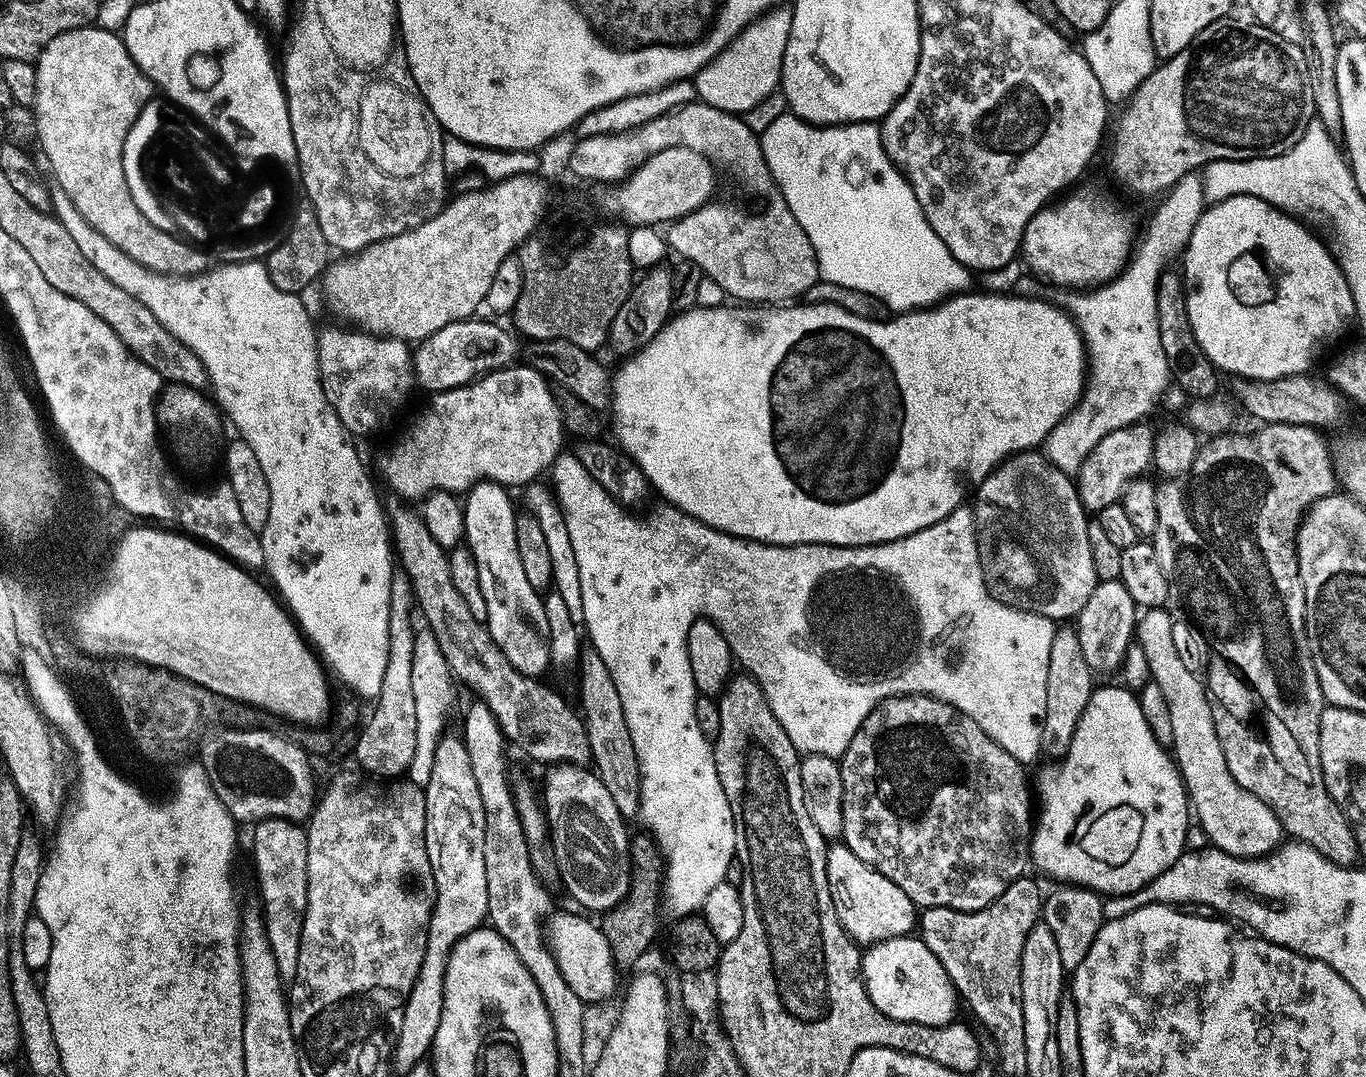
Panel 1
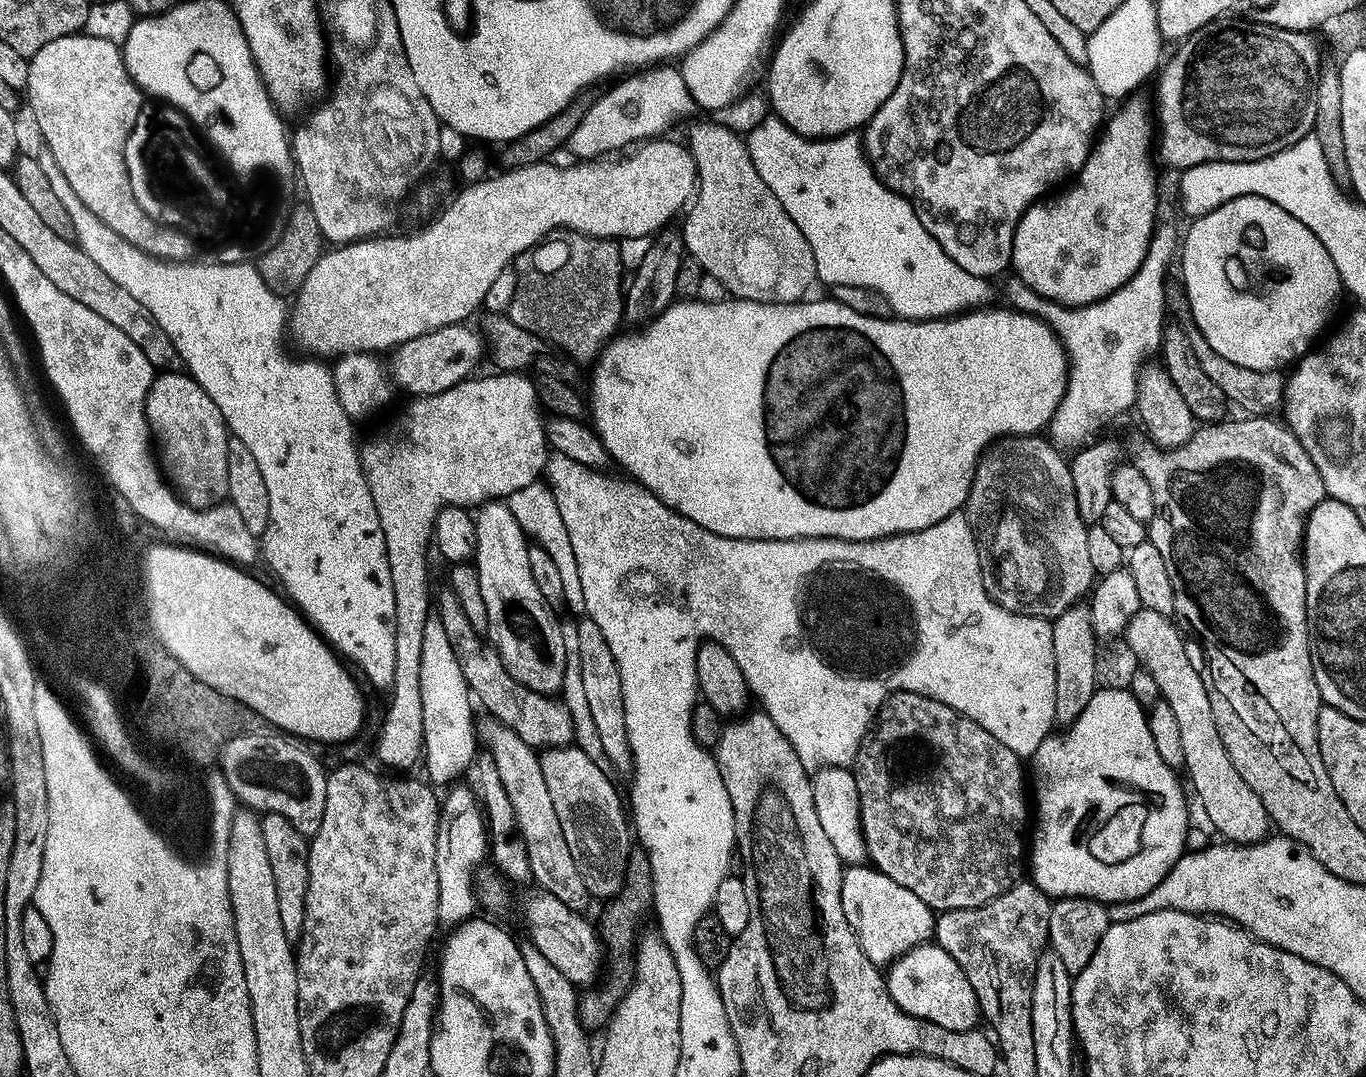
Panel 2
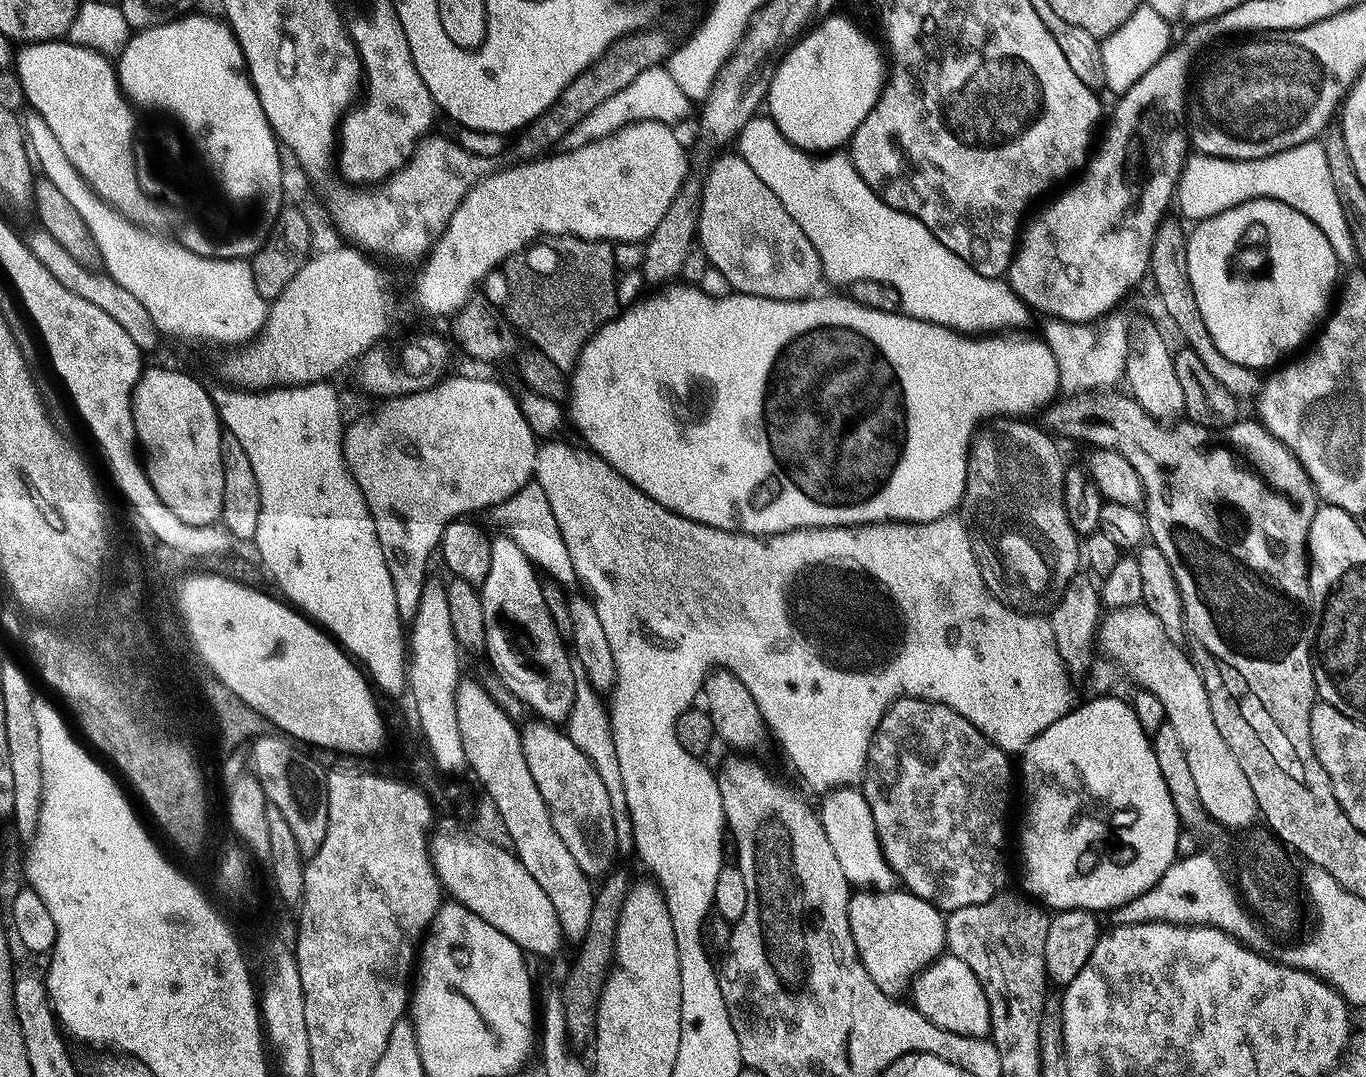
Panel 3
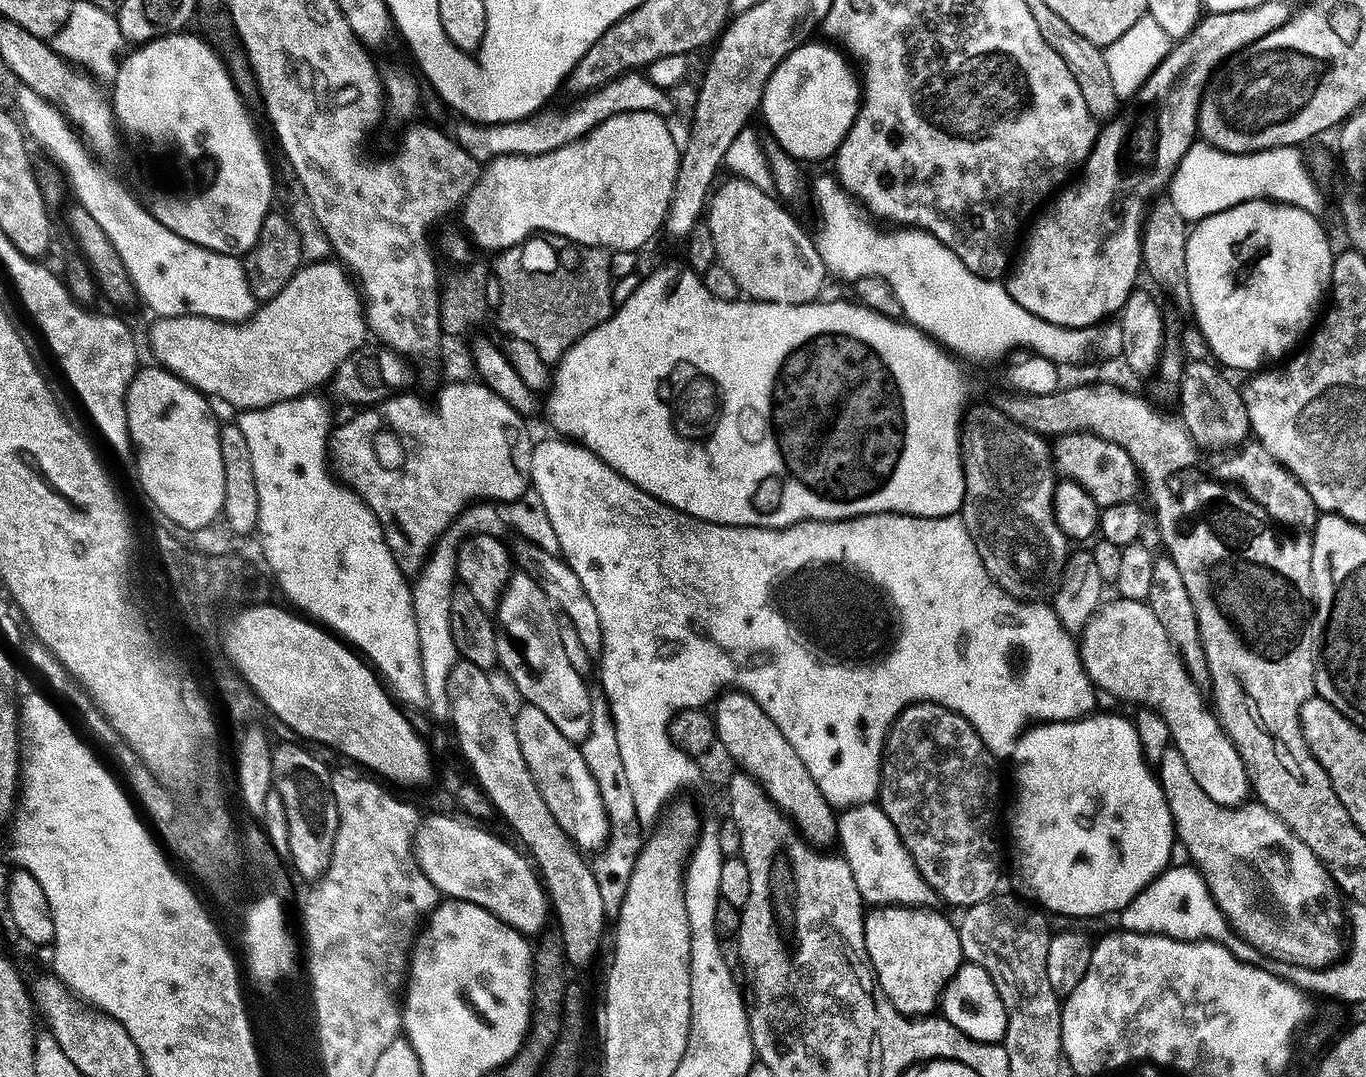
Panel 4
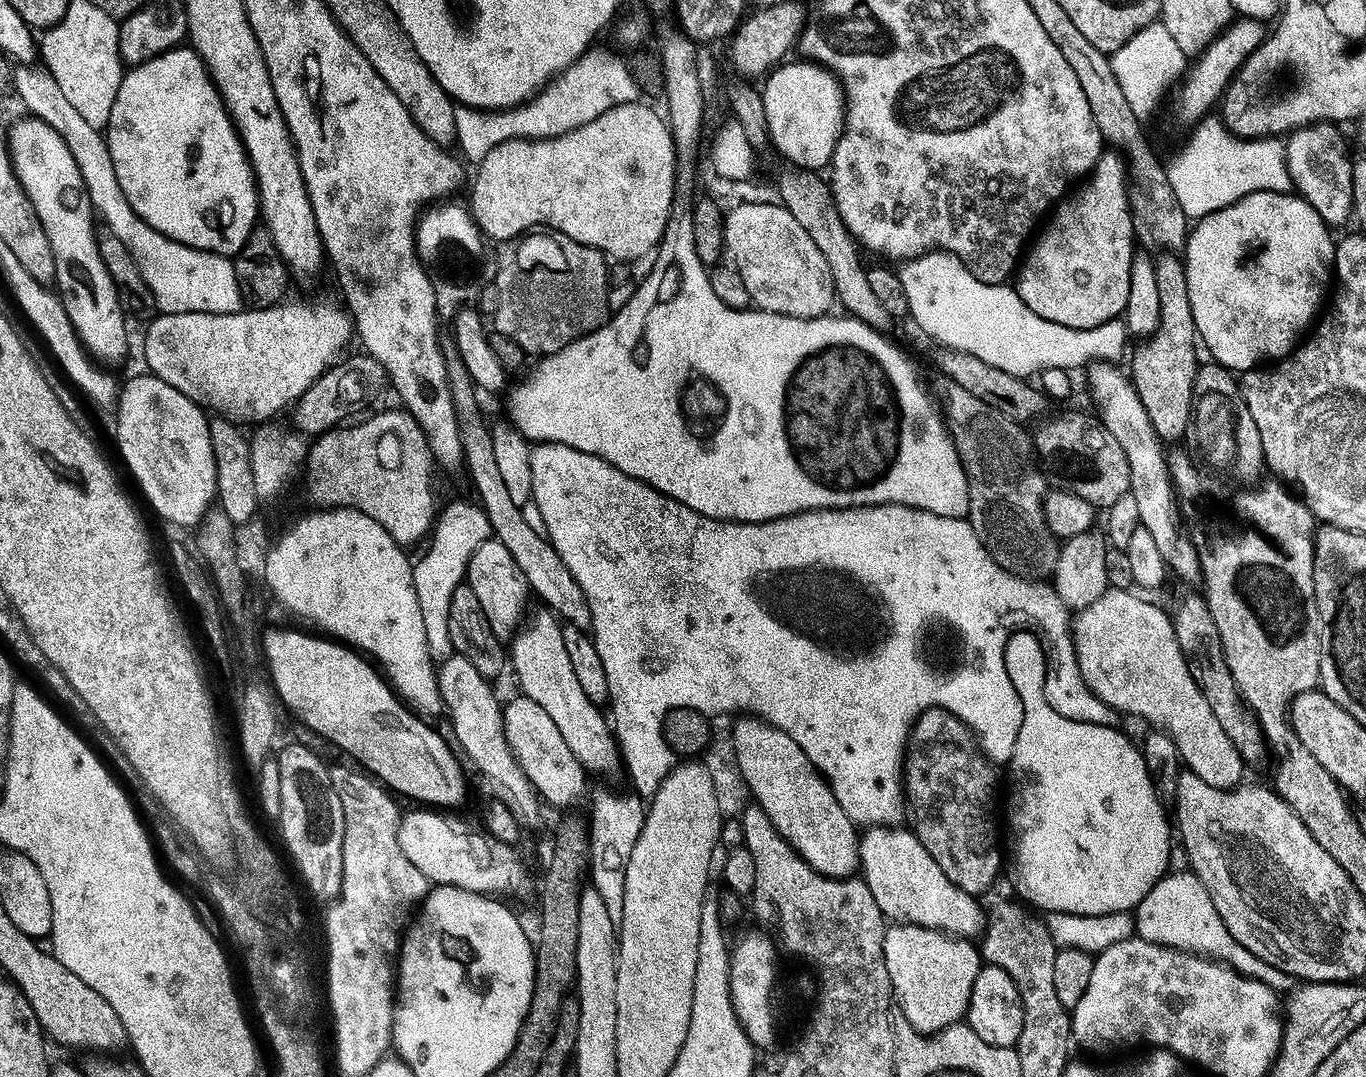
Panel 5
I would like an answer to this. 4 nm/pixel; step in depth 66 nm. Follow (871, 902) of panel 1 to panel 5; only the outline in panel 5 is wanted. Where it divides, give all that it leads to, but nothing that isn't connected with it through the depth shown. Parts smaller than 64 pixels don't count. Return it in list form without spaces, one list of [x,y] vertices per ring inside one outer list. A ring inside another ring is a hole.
[[[896,922],[884,933],[884,965],[888,971],[888,981],[892,984],[896,1007],[910,1022],[910,1026],[914,1030],[942,1030],[951,1029],[959,1020],[965,1019],[972,987],[982,967],[982,957],[979,947],[967,939],[917,924]]]

